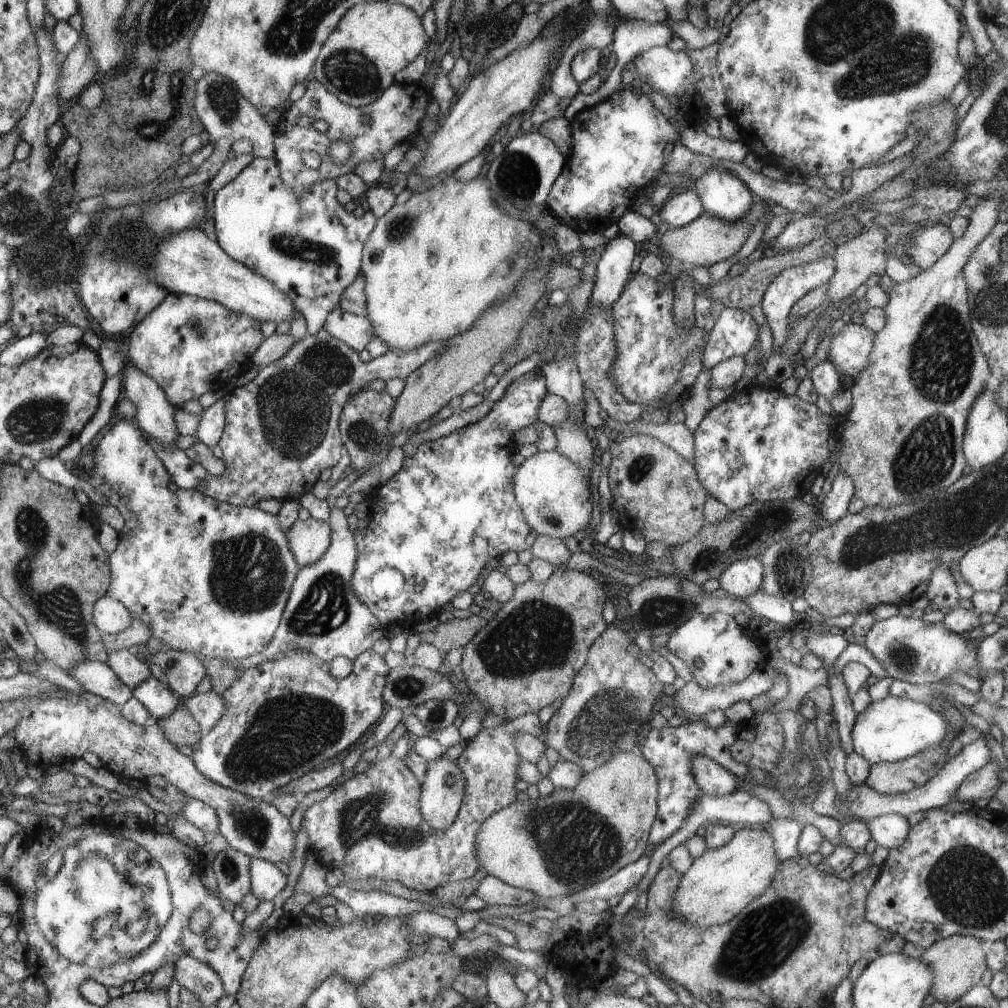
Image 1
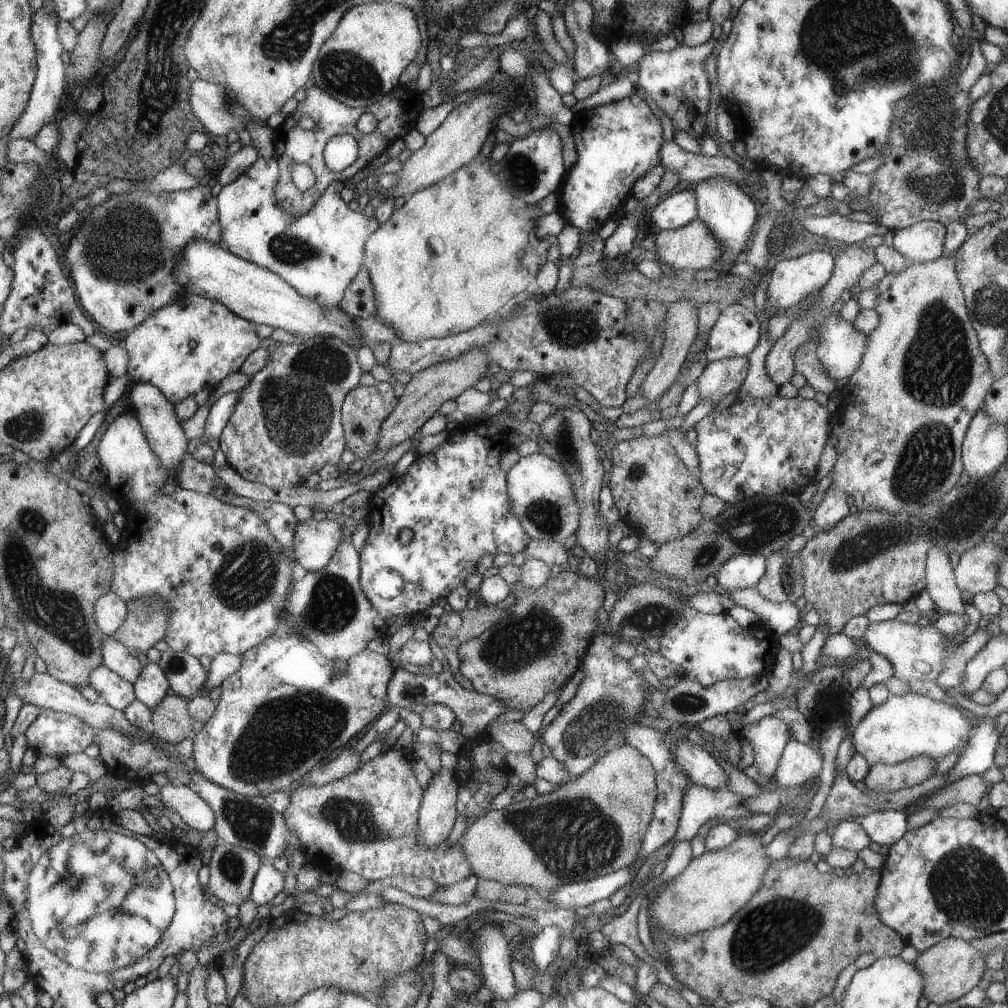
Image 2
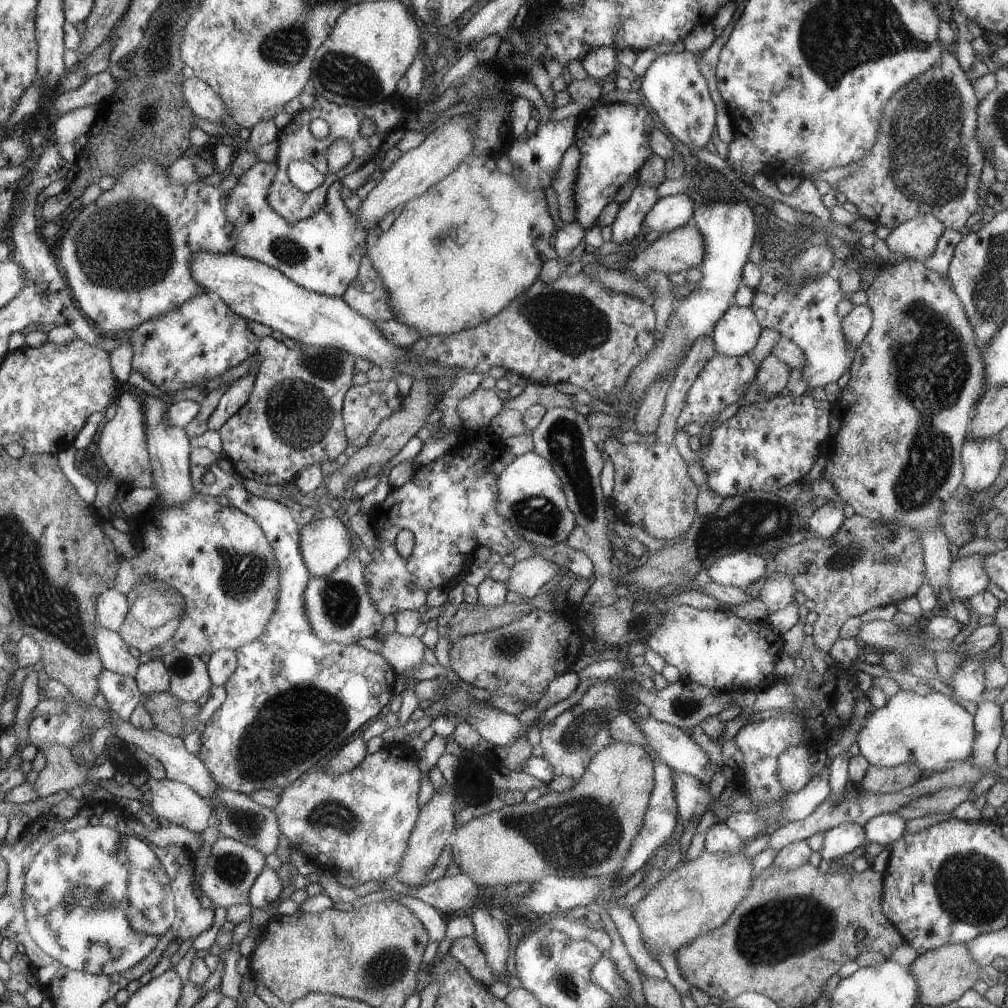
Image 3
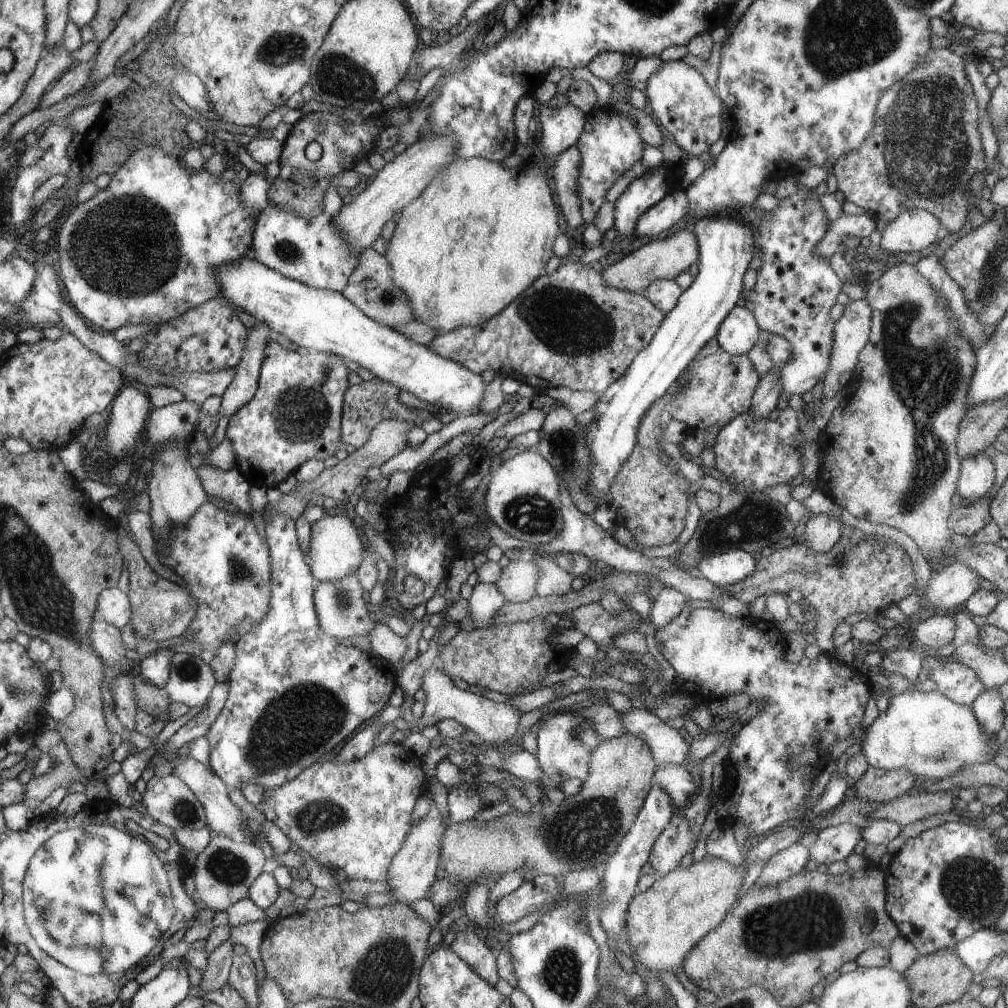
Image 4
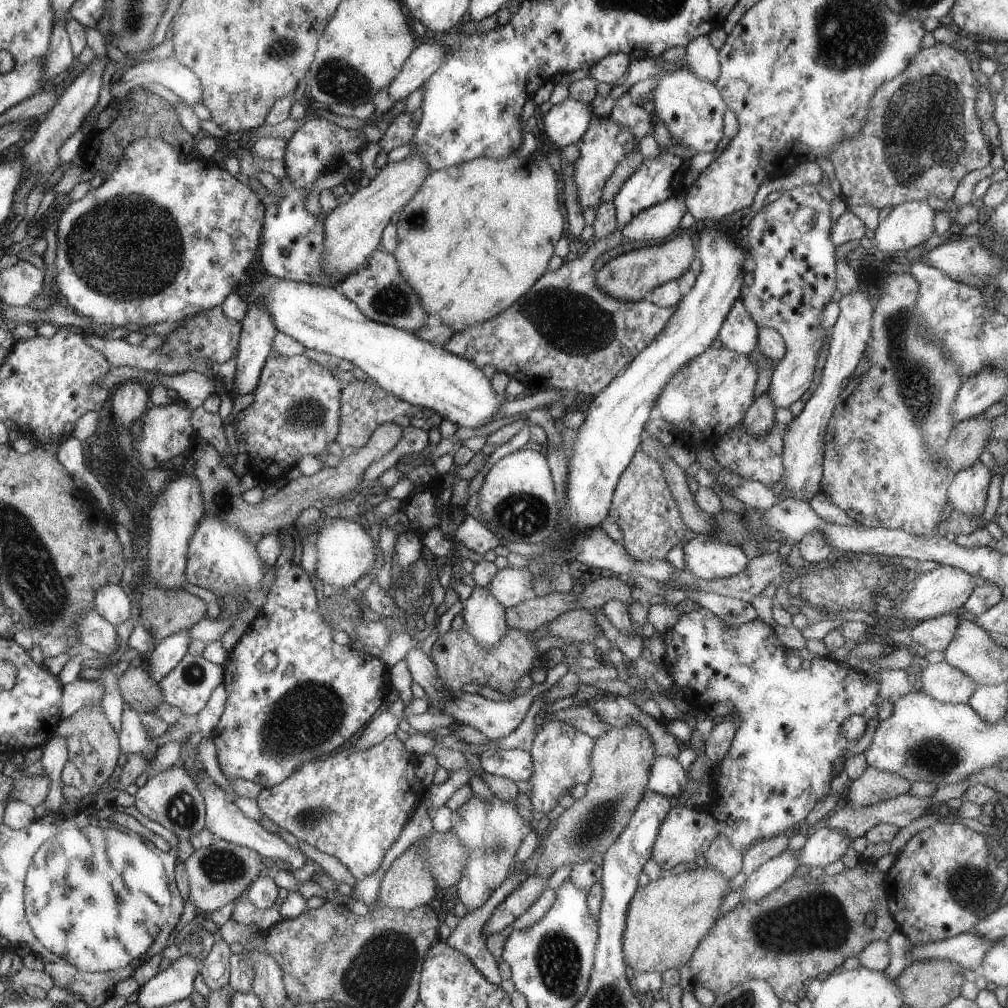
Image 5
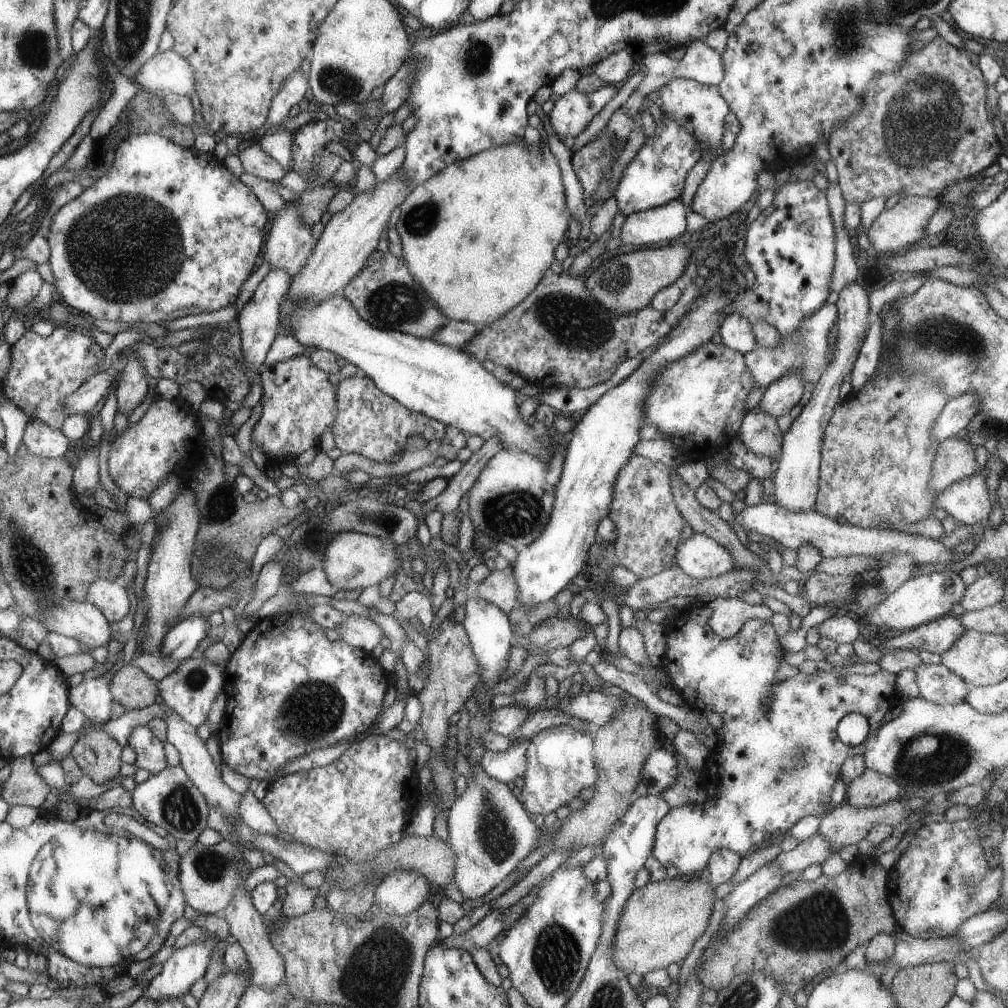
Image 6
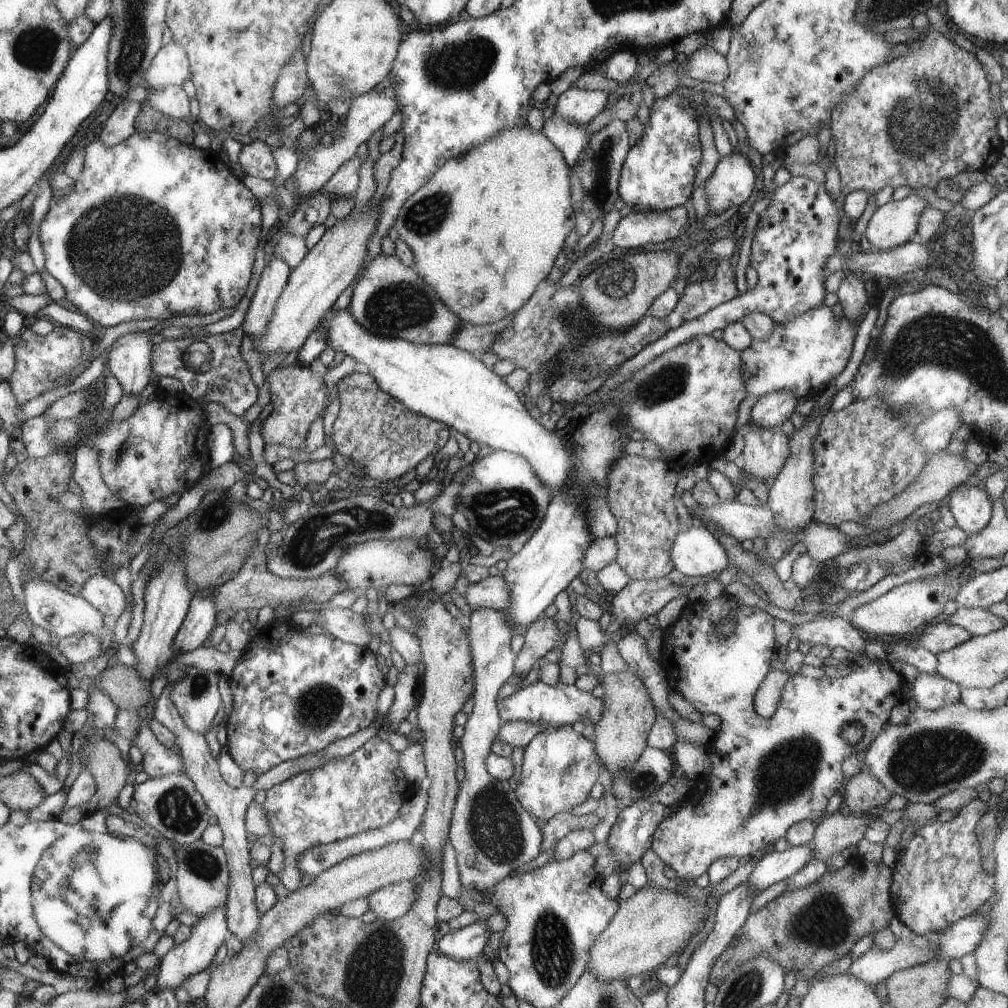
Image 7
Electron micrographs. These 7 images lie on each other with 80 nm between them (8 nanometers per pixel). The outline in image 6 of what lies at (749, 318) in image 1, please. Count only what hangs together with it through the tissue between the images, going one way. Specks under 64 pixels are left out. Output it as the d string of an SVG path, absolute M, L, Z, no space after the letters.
M740 313L726 315L718 334L720 334L724 346L734 349L736 352L746 354L757 347L752 323Z

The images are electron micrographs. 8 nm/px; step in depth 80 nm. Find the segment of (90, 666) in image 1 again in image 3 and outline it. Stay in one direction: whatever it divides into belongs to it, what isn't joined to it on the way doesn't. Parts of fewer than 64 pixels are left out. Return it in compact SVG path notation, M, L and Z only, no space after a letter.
M106 670L98 676L98 687L111 711L118 714L118 718L122 718L124 722L128 722L141 703L141 693L135 678Z

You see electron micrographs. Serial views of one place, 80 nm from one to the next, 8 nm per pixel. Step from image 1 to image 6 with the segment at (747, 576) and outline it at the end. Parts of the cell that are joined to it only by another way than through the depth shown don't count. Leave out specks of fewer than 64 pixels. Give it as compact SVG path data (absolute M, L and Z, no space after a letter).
M693 533L677 549L676 566L694 578L719 577L737 568L737 557L714 536Z

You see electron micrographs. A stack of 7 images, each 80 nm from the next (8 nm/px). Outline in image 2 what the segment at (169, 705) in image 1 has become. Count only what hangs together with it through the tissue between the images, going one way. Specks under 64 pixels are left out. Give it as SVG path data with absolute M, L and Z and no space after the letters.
M158 663L143 666L140 676L133 682L136 700L148 709L156 708L160 700L169 693L169 684L164 671Z

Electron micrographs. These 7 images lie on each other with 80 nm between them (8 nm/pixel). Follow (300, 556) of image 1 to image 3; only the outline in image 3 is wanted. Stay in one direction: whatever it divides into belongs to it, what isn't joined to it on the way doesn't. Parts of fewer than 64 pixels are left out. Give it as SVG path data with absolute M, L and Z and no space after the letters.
M329 511L325 518L308 522L300 534L302 557L313 577L336 572L342 562L354 556L344 524Z

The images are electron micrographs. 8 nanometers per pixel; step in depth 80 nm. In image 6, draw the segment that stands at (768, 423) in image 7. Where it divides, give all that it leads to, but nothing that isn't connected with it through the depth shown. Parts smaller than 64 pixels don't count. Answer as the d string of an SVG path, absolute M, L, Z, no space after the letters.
M792 371L767 386L759 405L765 413L776 418L788 414L802 398L802 392L804 392L803 376L800 371Z

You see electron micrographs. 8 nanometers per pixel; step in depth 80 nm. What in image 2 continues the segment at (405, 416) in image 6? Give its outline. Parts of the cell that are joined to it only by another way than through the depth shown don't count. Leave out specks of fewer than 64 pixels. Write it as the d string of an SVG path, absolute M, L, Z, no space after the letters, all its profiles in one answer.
M379 381L372 386L358 386L346 396L345 403L341 407L341 417L343 420L346 441L352 453L356 458L369 456L374 448L378 447L380 439L381 425L385 423L388 417L397 407L398 398L395 388L388 382Z

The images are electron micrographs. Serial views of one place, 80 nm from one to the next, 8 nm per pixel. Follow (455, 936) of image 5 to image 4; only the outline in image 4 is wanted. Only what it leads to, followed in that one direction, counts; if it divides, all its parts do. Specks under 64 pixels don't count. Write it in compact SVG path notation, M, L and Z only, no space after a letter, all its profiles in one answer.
M477 931L456 934L450 950L462 957L482 978L495 985L500 977L496 971L496 957Z

